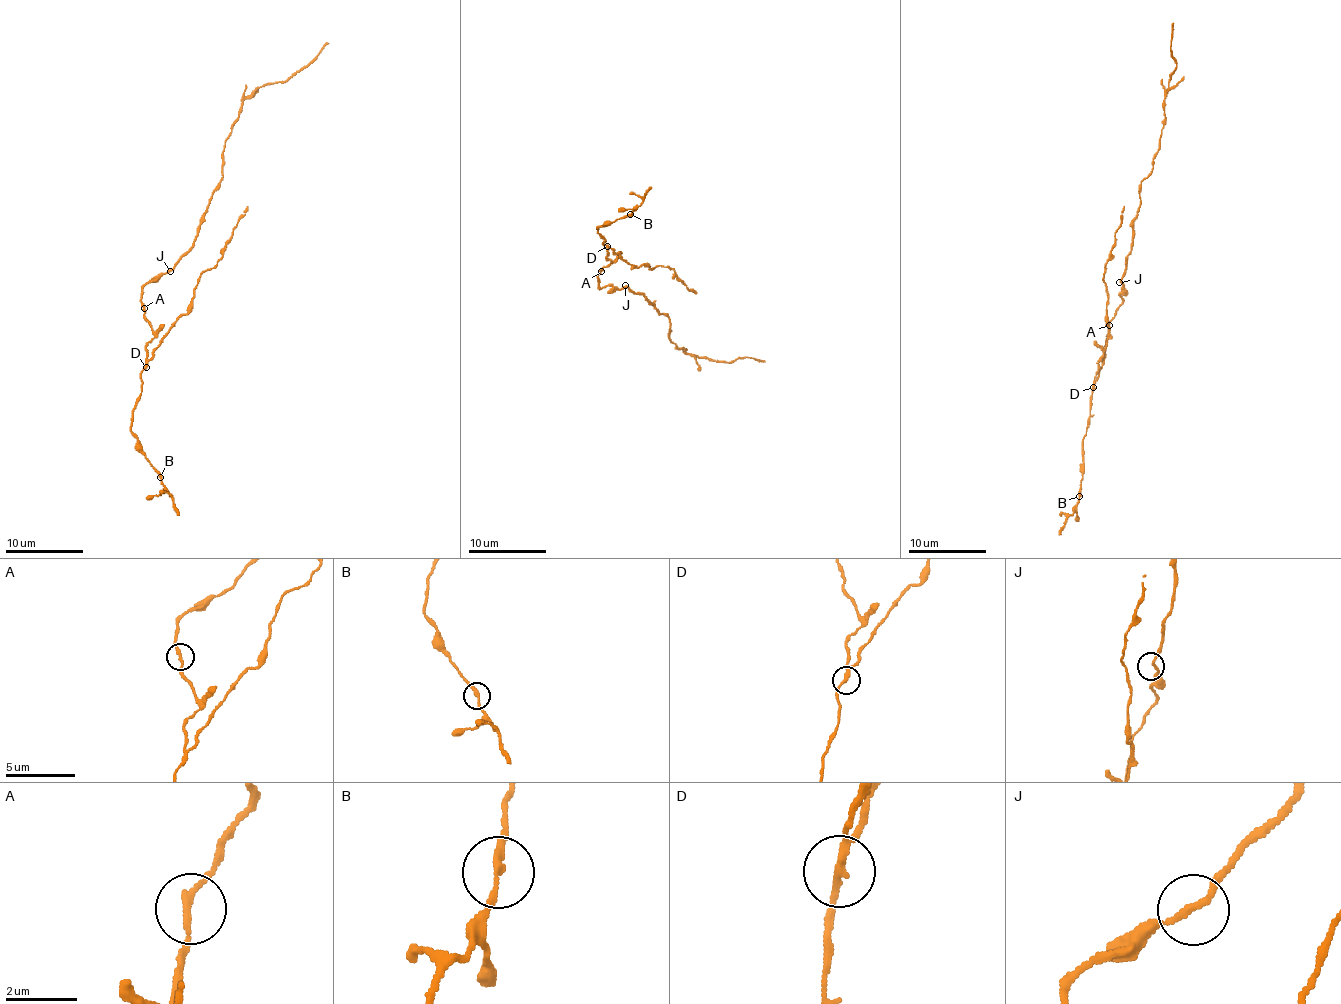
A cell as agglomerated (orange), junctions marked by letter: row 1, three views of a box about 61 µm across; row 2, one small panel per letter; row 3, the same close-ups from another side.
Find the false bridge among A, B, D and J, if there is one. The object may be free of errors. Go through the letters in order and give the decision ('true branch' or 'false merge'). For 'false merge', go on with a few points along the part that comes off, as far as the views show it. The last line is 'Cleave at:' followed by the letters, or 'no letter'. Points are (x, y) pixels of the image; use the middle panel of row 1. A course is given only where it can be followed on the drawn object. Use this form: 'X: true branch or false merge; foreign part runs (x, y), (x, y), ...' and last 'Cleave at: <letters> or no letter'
A: true branch
B: true branch
D: false merge; foreign part runs (607, 246), (630, 265), (670, 268), (678, 281), (696, 294)
J: true branch
Cleave at: D

